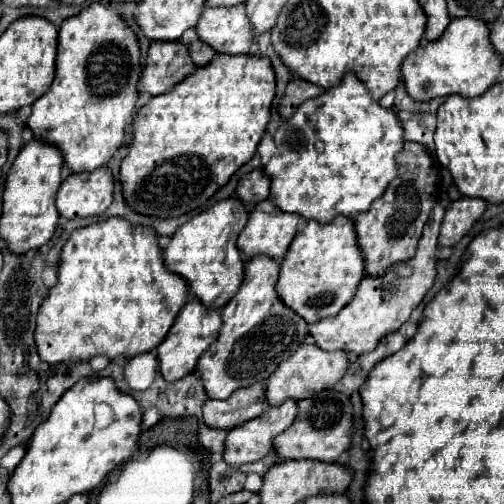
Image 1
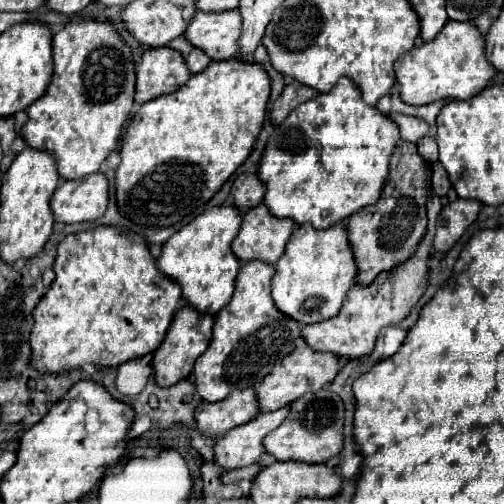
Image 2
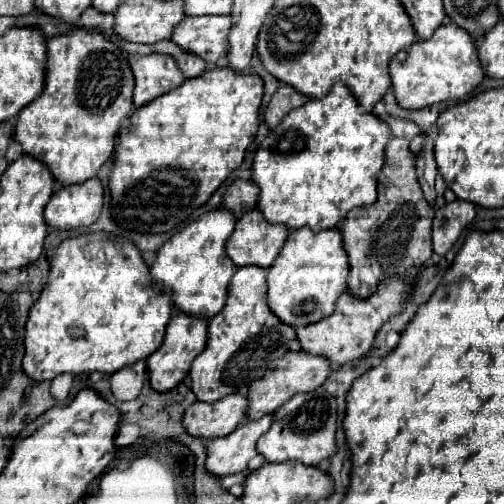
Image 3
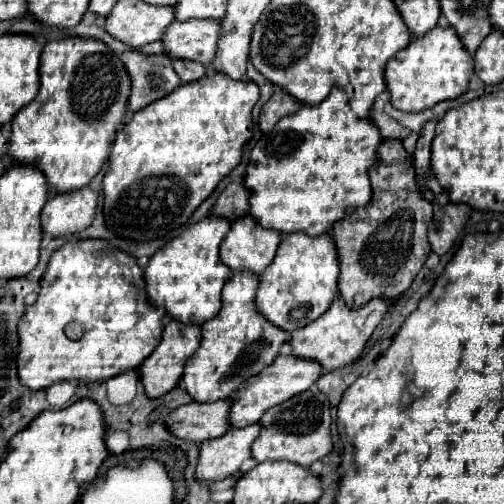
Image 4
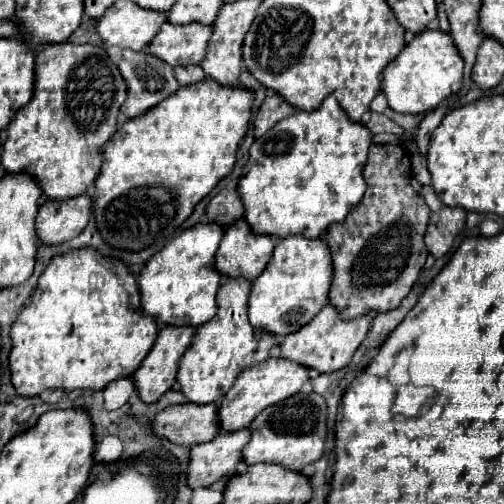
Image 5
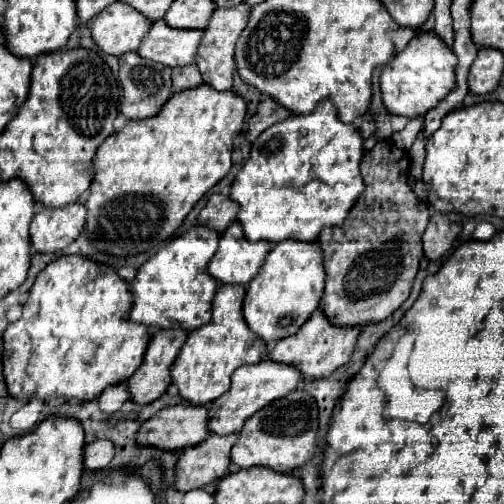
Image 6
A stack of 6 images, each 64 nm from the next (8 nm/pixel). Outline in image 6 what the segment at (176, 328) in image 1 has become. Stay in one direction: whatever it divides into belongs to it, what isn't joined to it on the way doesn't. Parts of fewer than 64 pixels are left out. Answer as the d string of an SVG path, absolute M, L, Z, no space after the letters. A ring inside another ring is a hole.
M156 330L152 334L142 366L128 380L132 400L138 400L138 404L148 404L158 400L166 392L166 388L172 384L172 364L186 338L188 332L184 330Z

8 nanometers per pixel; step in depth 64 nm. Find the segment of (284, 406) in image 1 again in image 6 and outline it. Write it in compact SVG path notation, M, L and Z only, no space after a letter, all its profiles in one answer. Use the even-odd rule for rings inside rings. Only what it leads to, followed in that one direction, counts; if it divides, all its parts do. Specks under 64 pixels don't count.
M212 434L208 440L184 448L178 462L176 488L188 492L230 474L230 450L238 442L238 438L238 434Z

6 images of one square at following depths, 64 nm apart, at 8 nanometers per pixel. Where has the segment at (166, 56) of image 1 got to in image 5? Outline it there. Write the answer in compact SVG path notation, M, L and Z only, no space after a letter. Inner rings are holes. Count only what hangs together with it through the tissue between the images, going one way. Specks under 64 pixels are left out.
M122 50L122 62L118 66L120 66L120 72L122 72L126 84L128 84L128 98L122 104L122 112L128 118L144 114L148 108L160 104L164 98L168 98L170 94L174 94L180 88L180 84L174 78L172 66L164 60L158 60L156 56L152 56L148 52Z

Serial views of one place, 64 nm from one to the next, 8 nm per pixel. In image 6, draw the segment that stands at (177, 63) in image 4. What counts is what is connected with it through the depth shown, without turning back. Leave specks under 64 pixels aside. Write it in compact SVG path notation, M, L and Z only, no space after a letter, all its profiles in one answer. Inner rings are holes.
M190 64L184 68L172 68L172 86L174 92L182 92L186 88L194 88L202 84L202 74L198 70L198 66Z

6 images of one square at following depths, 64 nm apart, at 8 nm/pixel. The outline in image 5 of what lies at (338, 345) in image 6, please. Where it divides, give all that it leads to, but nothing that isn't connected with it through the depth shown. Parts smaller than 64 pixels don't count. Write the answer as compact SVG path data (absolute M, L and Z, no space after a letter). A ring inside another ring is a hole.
M328 304L324 306L318 316L306 324L304 328L300 328L298 332L292 332L288 334L284 340L282 340L282 358L288 358L288 360L294 360L298 364L304 364L312 370L318 370L318 372L334 372L334 370L340 370L344 366L350 364L354 352L358 350L358 346L364 342L364 338L368 336L370 328L372 328L372 320L374 320L374 312L368 312L360 318L352 318L352 320L344 320L340 316L340 312Z

